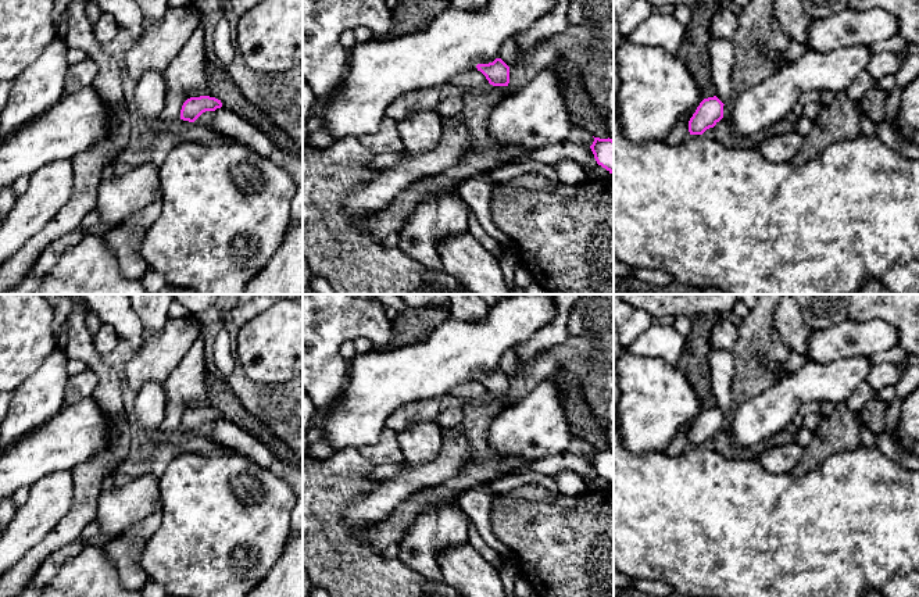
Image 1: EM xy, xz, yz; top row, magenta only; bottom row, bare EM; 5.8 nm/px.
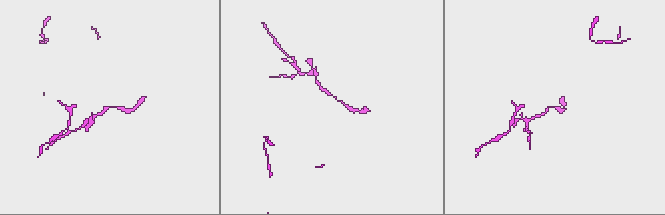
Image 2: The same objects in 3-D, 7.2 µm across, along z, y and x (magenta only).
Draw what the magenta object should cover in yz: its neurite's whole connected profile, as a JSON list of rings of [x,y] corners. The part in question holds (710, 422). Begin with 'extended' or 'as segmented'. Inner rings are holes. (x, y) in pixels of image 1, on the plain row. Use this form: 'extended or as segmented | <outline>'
as segmented | [[[716,408],[704,410],[689,432],[690,446],[702,446],[723,429],[723,414]]]

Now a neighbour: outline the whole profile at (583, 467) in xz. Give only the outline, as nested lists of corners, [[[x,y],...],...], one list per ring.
[[[571,451],[557,454],[551,458],[541,458],[532,462],[530,469],[546,476],[555,476],[565,471],[577,473],[584,483],[590,483],[597,472],[589,457],[576,455]]]

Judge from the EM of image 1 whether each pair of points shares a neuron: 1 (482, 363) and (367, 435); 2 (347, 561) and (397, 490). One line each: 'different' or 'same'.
1: same
2: different

